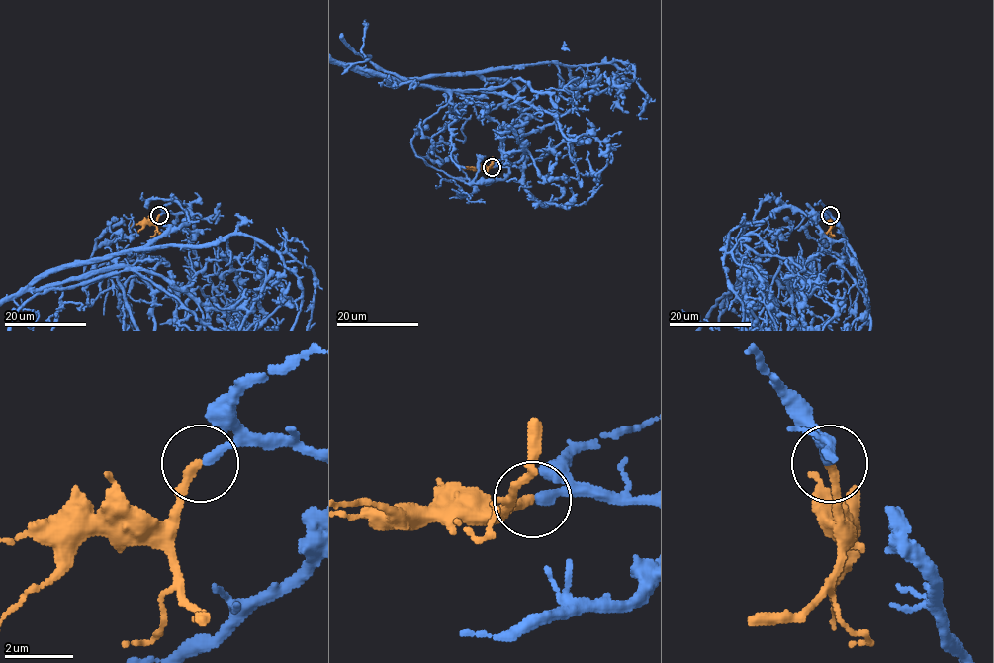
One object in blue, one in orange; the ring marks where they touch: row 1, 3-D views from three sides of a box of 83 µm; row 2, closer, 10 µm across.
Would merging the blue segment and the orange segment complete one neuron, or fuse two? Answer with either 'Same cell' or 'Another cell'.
Same cell

